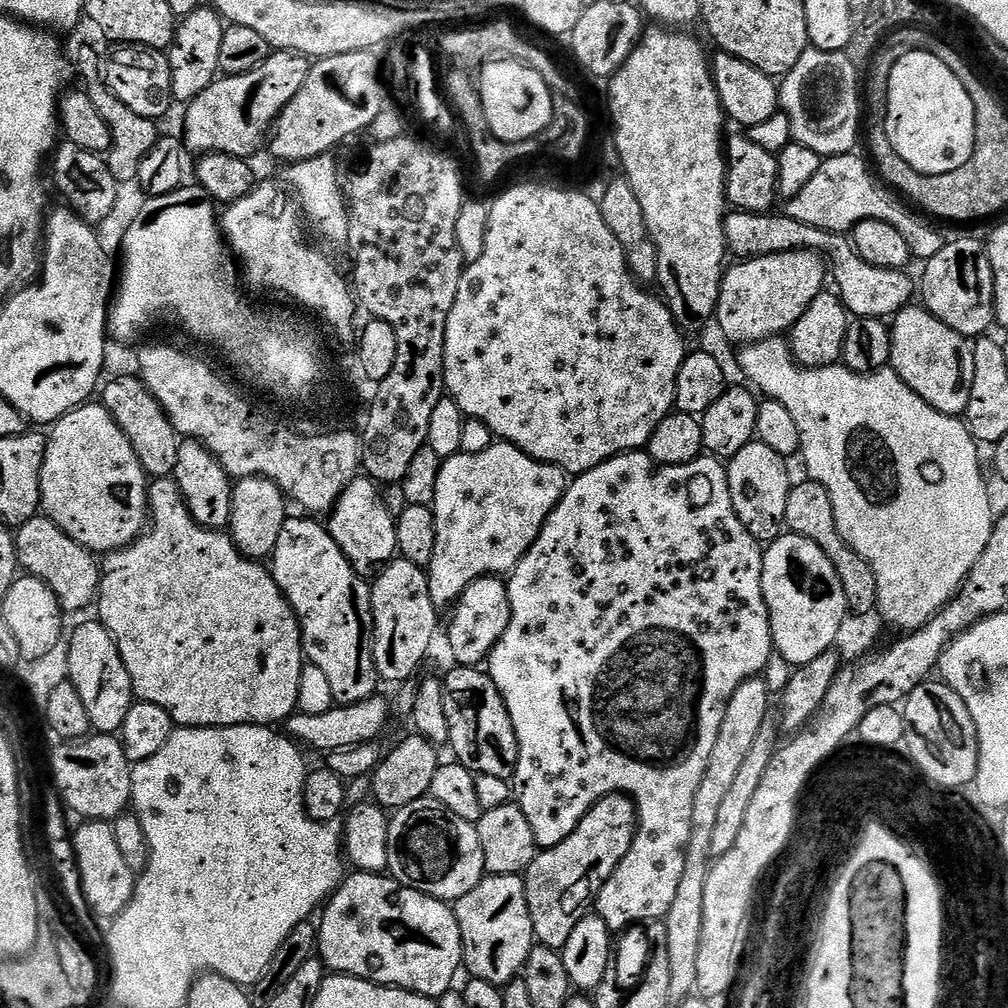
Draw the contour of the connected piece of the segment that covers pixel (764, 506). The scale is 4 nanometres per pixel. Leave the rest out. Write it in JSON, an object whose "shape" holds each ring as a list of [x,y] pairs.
{"shape":[[[759,442],[742,446],[742,450],[738,450],[738,454],[727,461],[726,471],[734,514],[738,514],[742,526],[750,530],[752,537],[761,542],[777,540],[785,531],[786,498],[793,486],[793,481],[788,480],[788,464],[785,457]]]}

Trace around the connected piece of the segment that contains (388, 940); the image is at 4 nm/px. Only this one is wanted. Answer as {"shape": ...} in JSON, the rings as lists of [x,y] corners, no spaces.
{"shape":[[[353,871],[351,874],[345,875],[340,887],[332,893],[327,901],[323,912],[324,917],[321,918],[320,924],[318,923],[318,956],[319,959],[324,961],[325,969],[329,973],[341,976],[357,976],[358,979],[368,980],[372,984],[405,988],[408,992],[429,998],[438,998],[442,994],[446,994],[455,985],[452,983],[456,980],[456,971],[461,971],[464,963],[462,934],[458,930],[458,918],[455,911],[445,901],[436,900],[433,896],[427,896],[418,890],[399,884],[397,880],[392,879],[391,875],[388,874]]]}

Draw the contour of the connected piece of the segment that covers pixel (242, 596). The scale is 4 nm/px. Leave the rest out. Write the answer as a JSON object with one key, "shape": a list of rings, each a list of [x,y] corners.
{"shape":[[[157,476],[149,483],[148,511],[150,523],[146,531],[128,547],[119,548],[103,557],[98,593],[98,619],[112,635],[122,654],[126,674],[130,674],[133,697],[137,701],[145,700],[154,706],[162,706],[162,710],[170,714],[173,725],[182,728],[229,728],[243,724],[283,725],[297,711],[298,682],[302,678],[306,657],[304,643],[300,640],[300,624],[282,590],[274,582],[271,571],[263,563],[243,555],[227,531],[204,528],[197,524],[188,507],[184,505],[182,490],[172,476]]]}

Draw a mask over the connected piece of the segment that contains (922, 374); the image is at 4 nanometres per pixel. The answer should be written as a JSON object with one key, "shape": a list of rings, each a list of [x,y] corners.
{"shape":[[[909,306],[897,313],[890,324],[892,333],[892,358],[890,367],[900,375],[900,380],[914,390],[934,410],[947,416],[963,417],[970,402],[970,382],[974,382],[974,358],[972,344],[965,337],[959,336],[950,326],[946,326],[937,316],[932,315],[923,306]]]}

